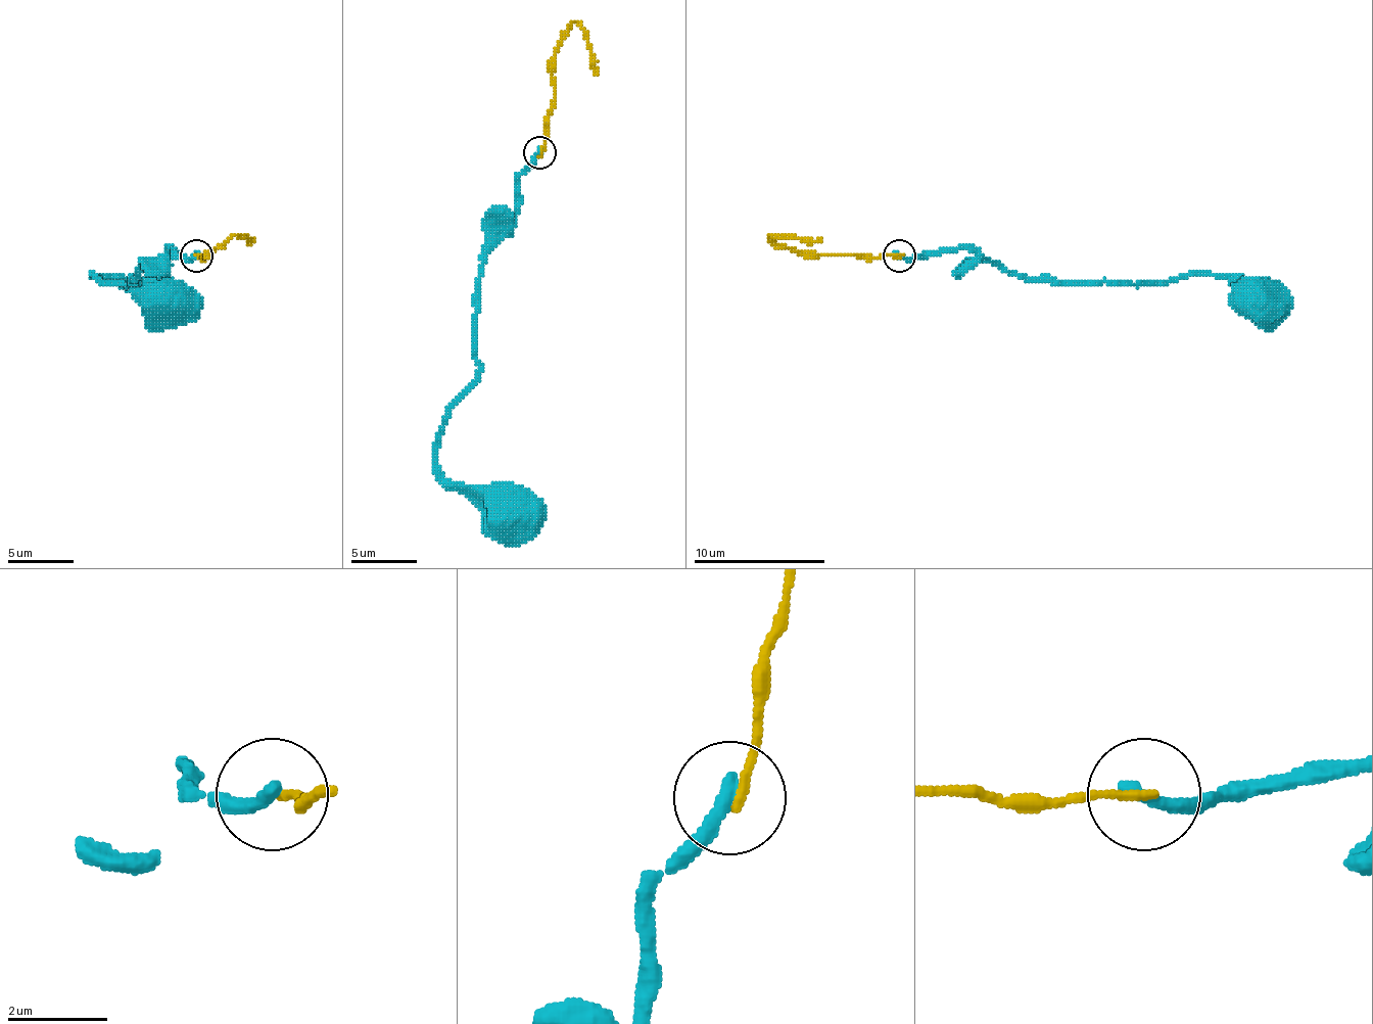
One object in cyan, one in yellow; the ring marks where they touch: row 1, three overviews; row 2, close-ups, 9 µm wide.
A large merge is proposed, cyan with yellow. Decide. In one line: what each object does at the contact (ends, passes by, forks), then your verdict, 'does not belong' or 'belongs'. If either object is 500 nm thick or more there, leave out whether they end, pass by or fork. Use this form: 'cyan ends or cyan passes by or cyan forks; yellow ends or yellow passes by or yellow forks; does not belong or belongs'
cyan ends; yellow ends; does not belong

